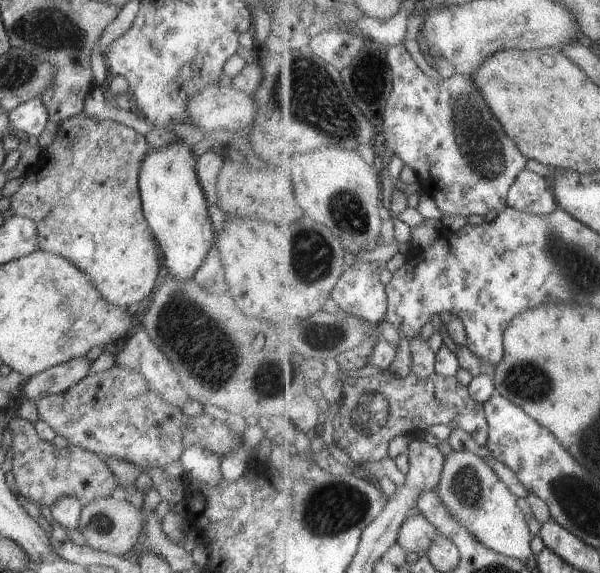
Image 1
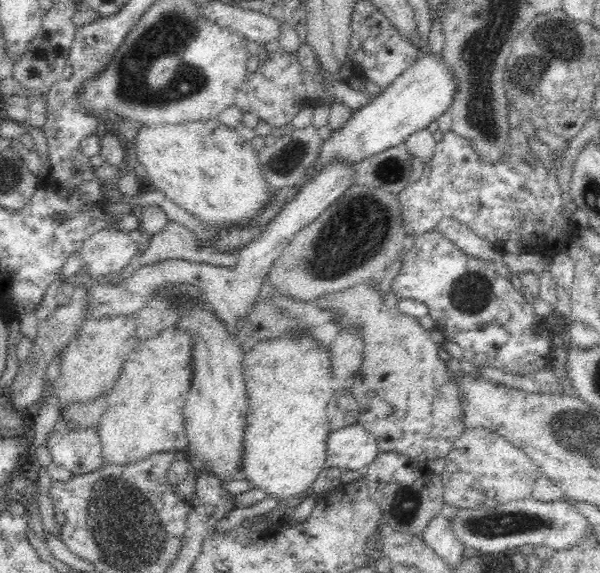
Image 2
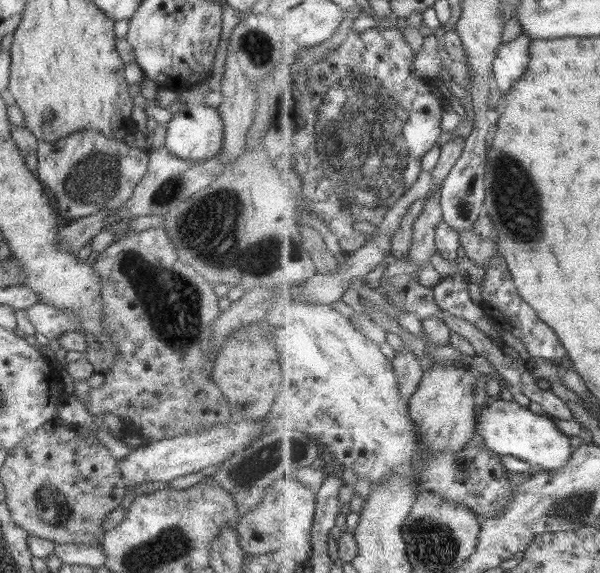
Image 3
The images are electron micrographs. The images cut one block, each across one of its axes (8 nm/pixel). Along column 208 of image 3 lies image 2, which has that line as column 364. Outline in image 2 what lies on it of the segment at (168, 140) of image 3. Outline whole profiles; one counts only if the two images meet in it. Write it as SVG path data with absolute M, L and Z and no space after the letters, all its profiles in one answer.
M441 53L423 55L404 70L392 84L386 86L382 93L376 94L365 106L353 111L348 122L321 144L309 178L314 177L318 170L322 170L334 158L341 158L355 165L364 158L405 142L408 135L424 130L442 114L449 112L448 108L456 91L454 73L443 61Z

